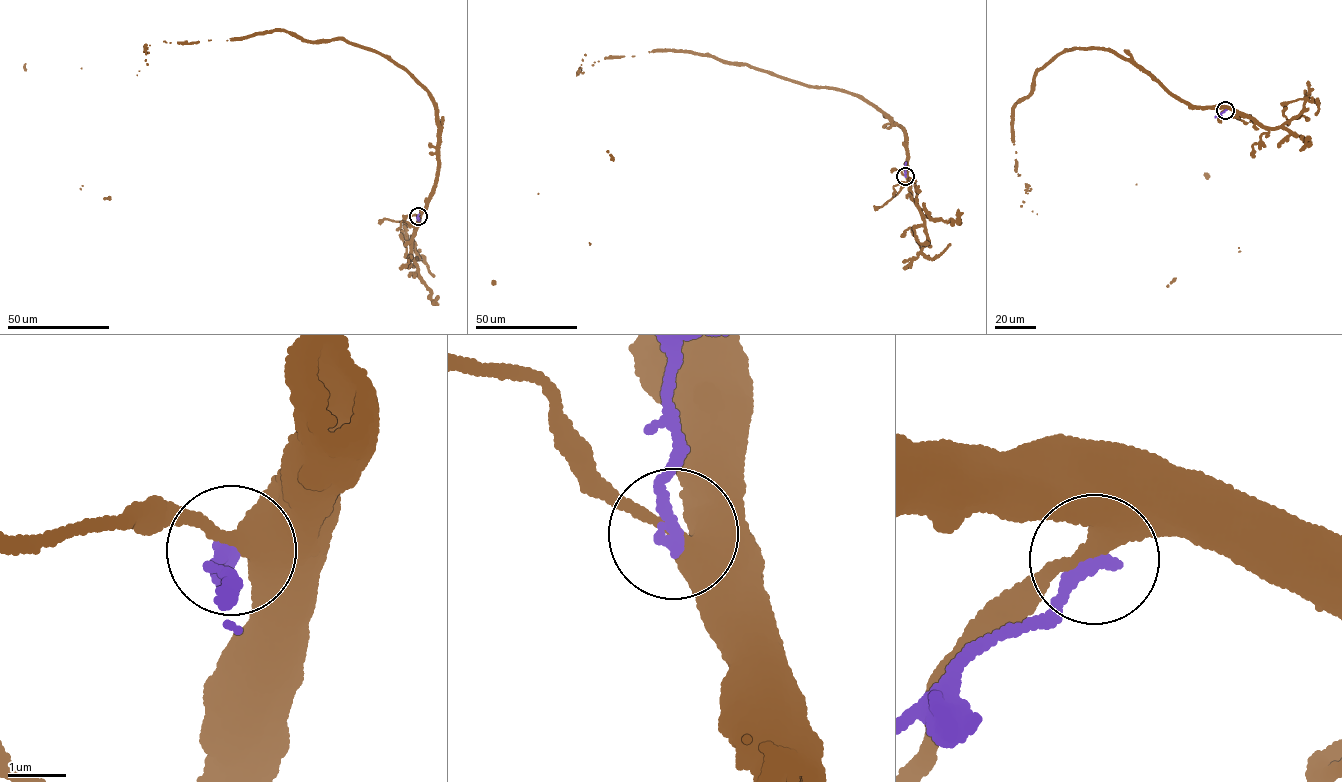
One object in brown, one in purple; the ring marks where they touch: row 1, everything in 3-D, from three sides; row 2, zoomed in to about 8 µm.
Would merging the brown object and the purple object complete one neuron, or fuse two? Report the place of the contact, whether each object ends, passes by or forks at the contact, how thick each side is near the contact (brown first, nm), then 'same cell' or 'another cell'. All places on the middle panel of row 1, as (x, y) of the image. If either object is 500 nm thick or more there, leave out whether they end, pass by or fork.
at (905, 176); brown passes by; purple ends there; 360 nm thick on the brown side, 240 nm on the other; another cell

